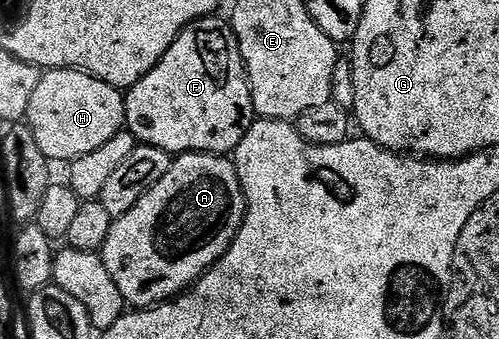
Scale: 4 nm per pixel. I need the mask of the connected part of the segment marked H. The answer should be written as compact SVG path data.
M47 70L43 73L40 84L36 84L36 92L32 92L25 121L32 136L36 136L36 144L47 160L54 164L66 164L88 152L96 152L100 144L108 144L112 136L123 130L126 124L126 99L123 91L104 80L94 78L85 70Z

